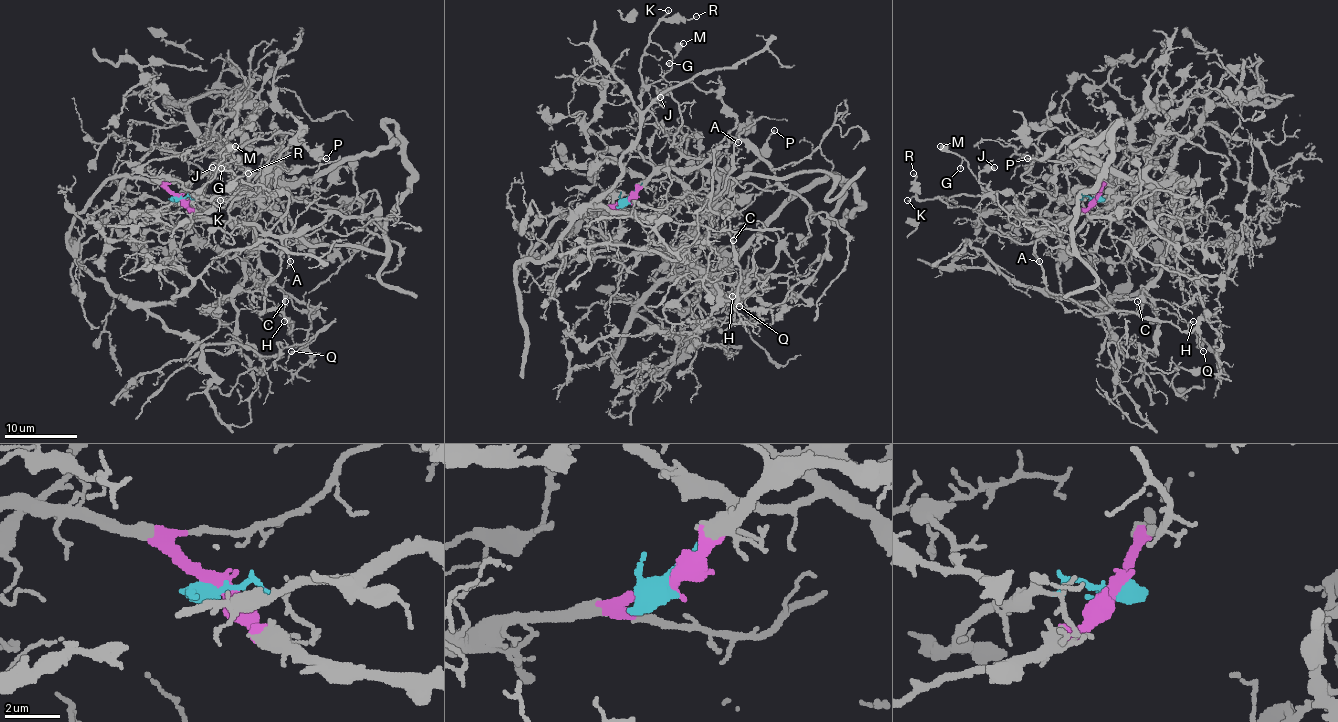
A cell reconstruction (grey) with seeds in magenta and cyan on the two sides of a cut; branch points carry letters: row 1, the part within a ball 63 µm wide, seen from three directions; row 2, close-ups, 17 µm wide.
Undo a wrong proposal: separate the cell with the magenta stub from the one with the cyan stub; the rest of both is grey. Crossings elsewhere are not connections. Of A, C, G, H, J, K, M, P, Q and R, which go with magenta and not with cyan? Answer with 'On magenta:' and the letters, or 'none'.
On magenta: A, C, G, H, J, K, M, P, Q, R

